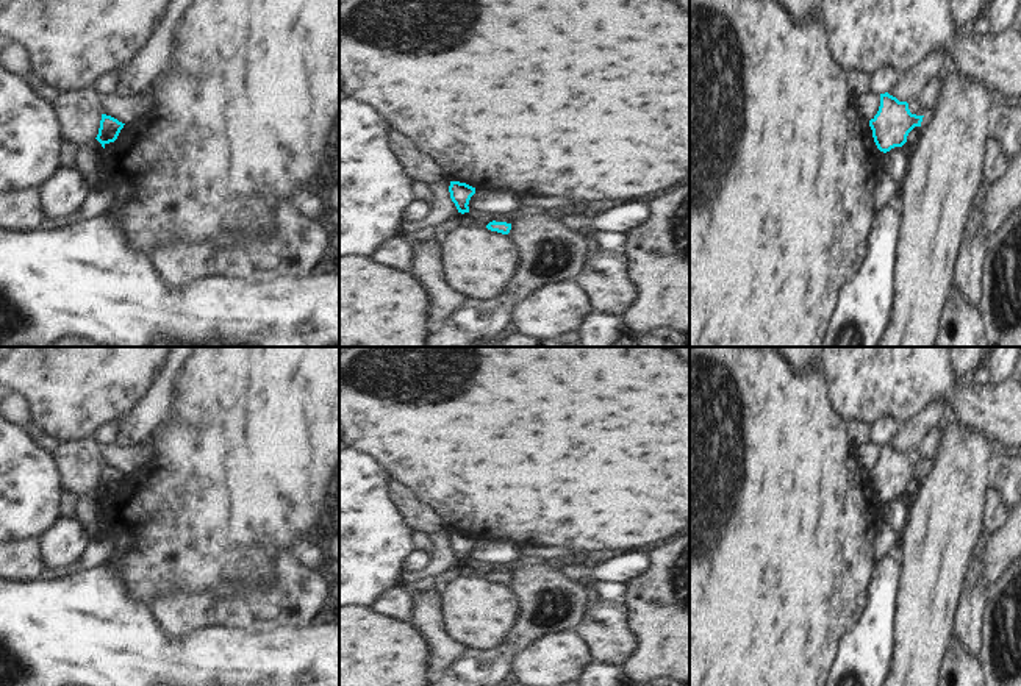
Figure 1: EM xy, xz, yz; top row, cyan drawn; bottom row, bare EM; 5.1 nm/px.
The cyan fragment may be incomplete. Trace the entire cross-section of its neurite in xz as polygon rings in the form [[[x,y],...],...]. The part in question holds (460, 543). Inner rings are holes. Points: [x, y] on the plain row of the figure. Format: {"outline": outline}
{"outline": [[[450,531],[449,536],[450,548],[455,553],[458,563],[464,564],[469,563],[469,550],[475,544],[475,538],[460,533],[460,531]]]}

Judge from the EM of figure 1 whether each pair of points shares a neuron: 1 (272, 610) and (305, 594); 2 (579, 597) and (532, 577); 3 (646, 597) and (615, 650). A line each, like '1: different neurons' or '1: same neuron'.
1: same neuron
2: same neuron
3: different neurons

